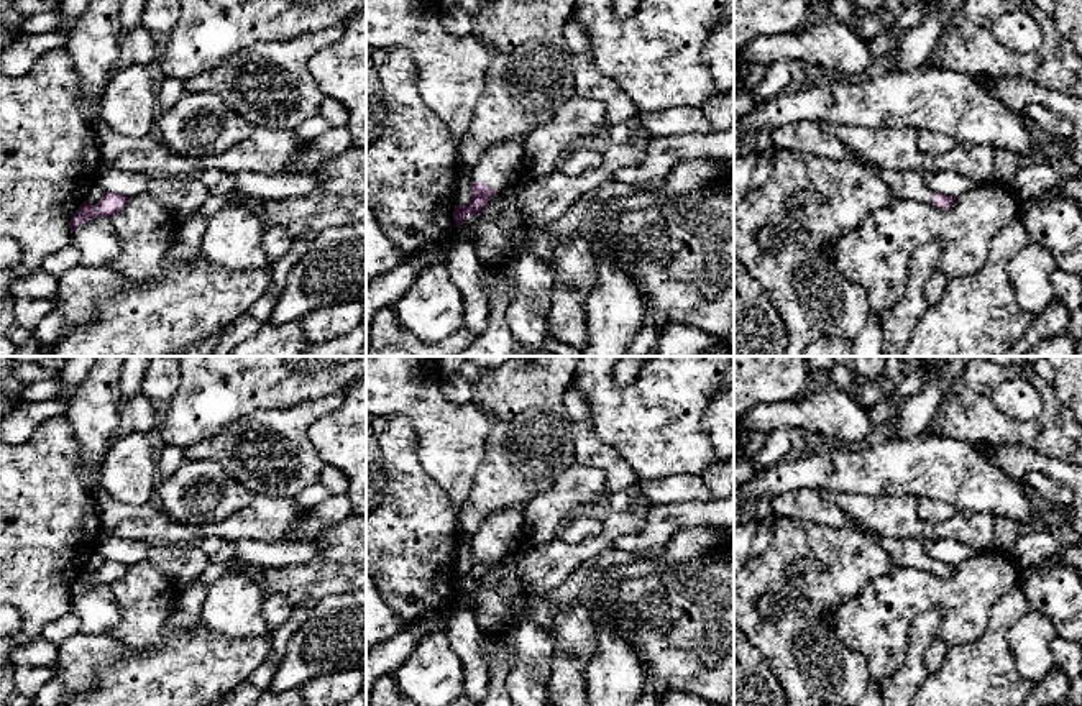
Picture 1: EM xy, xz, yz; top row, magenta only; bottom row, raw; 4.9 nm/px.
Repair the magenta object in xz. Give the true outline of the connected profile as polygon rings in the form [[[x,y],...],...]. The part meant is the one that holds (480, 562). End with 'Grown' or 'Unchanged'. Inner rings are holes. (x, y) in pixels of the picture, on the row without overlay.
[[[511,507],[488,516],[478,532],[466,539],[471,547],[471,568],[456,573],[453,589],[461,596],[468,583],[481,583],[484,571],[506,555],[517,552],[527,540],[524,534],[524,507]]]. Grown

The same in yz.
[[[801,488],[772,496],[770,504],[777,517],[793,517],[831,527],[859,527],[890,553],[895,566],[913,566],[931,571],[941,578],[954,573],[956,566],[934,560],[926,552],[921,540],[882,537],[875,530],[847,516],[837,504],[823,499],[813,488]]]. Grown

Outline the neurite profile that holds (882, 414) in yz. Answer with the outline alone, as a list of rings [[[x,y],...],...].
[[[892,396],[883,397],[873,407],[867,409],[875,438],[885,438],[895,417],[895,401]]]

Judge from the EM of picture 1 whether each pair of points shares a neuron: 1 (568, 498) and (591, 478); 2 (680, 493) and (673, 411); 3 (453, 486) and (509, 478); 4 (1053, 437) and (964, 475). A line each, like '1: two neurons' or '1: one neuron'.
1: one neuron
2: two neurons
3: two neurons
4: two neurons

